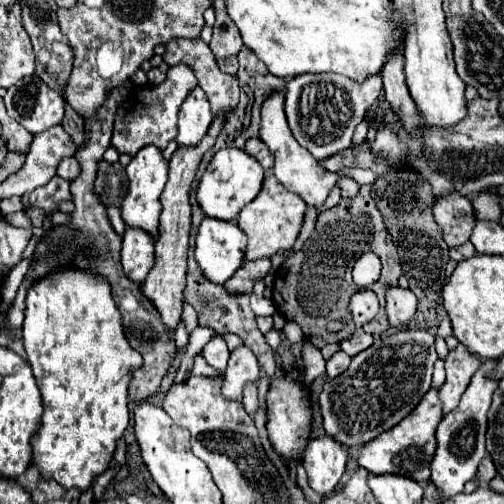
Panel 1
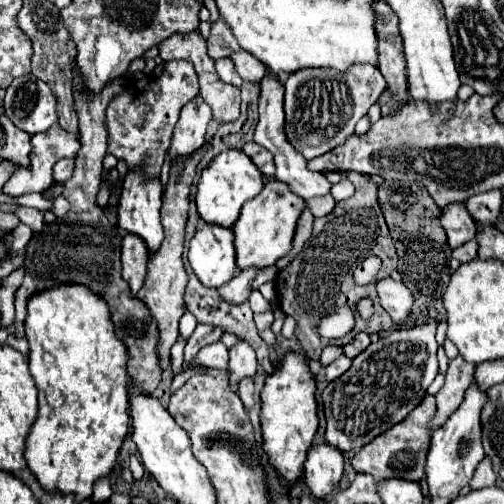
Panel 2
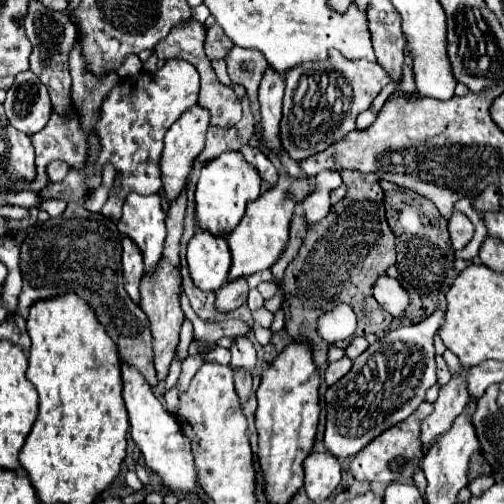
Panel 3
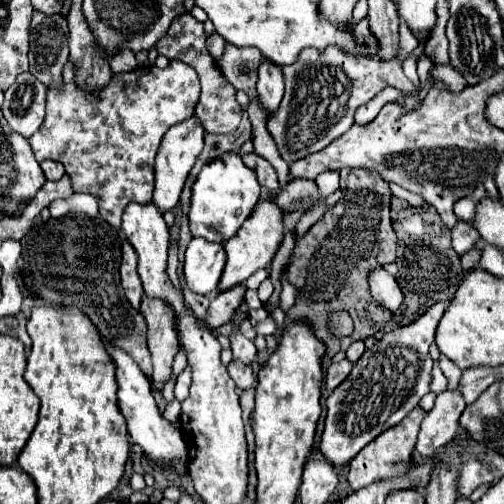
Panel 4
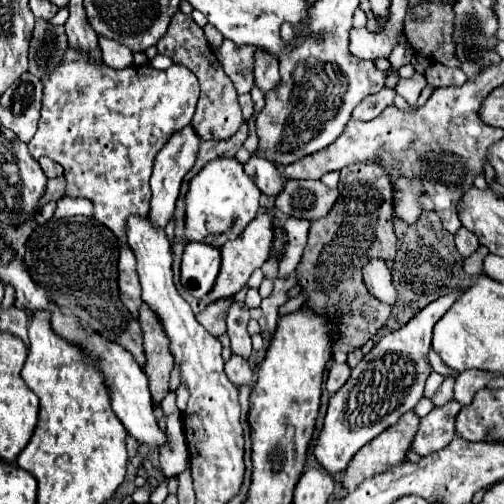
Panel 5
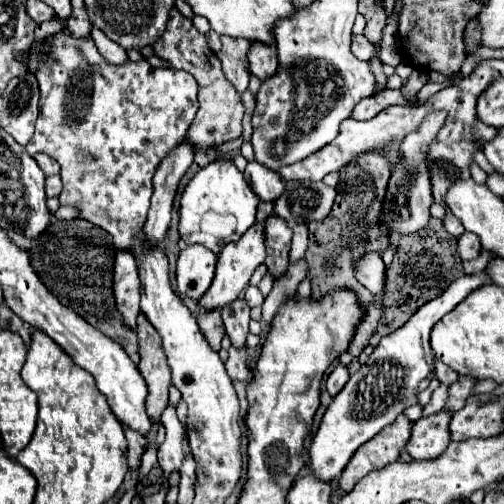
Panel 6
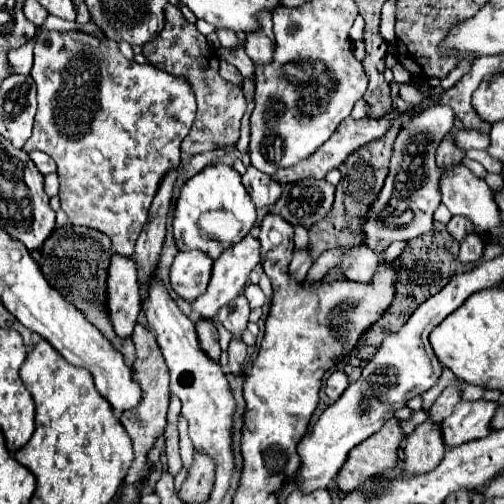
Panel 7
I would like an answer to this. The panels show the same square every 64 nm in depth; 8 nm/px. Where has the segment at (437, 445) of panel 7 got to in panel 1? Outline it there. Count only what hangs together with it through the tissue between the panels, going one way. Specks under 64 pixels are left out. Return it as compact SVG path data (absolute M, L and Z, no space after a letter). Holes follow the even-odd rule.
M458 346L454 352L448 354L448 358L446 358L446 382L438 390L444 416L458 406L464 390L470 384L470 378L480 368L480 364L482 362L476 356L470 356L470 352L464 346Z

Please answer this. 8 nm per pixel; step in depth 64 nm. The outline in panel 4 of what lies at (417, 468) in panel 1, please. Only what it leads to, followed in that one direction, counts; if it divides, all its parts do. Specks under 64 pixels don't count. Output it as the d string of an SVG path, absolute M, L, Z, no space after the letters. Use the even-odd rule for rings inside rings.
M418 406L414 408L396 428L388 428L388 432L382 432L376 440L372 440L372 444L366 444L348 464L348 484L352 490L358 490L366 484L372 484L376 480L382 478L394 478L394 476L402 476L410 466L412 466L412 452L416 446L416 436L420 430L420 422L426 416L426 412Z

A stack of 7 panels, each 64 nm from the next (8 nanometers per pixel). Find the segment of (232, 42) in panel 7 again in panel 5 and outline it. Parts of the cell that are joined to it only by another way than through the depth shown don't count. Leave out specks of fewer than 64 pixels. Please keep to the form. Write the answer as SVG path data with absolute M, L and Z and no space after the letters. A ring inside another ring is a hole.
M224 40L218 50L218 60L239 95L249 93L254 86L254 74L252 74L254 50L256 48L252 48L250 44L238 46L232 44L230 40Z

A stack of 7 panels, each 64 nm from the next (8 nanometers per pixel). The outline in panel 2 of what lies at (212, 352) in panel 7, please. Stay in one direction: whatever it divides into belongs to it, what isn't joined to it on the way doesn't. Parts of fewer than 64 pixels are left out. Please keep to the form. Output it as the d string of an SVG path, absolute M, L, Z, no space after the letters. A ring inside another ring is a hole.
M248 268L244 272L238 272L228 284L222 284L218 288L220 296L224 300L228 300L228 304L242 304L248 300L250 292L252 292L252 280L256 276L258 268Z

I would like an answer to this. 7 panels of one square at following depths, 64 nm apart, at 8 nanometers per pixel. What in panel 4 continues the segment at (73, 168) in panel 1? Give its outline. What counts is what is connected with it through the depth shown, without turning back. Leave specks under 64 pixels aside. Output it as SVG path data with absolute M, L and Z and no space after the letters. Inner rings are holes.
M44 160L40 166L42 166L42 170L44 170L44 174L46 174L48 180L60 180L64 176L64 166L60 162Z

